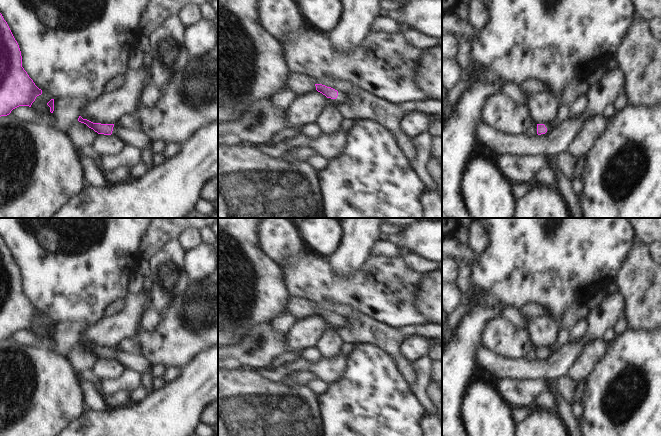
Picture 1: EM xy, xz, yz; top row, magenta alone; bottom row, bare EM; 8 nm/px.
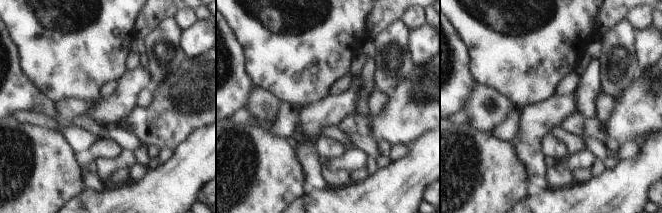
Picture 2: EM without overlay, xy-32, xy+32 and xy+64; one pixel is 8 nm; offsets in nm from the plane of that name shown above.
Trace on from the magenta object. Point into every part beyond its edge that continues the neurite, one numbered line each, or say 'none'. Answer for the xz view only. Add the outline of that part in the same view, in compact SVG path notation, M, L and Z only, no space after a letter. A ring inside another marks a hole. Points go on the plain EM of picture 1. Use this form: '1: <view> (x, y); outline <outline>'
1: xz (341, 321); outline M338 317L336 324L339 325L340 327L342 327L346 324L346 322L347 322L346 317Z

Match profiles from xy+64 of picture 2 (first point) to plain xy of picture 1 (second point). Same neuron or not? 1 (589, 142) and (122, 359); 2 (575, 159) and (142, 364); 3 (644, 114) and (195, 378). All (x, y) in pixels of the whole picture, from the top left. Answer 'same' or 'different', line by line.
1: same
2: different
3: different

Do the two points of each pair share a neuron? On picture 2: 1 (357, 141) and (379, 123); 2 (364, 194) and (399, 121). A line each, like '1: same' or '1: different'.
1: different
2: different

